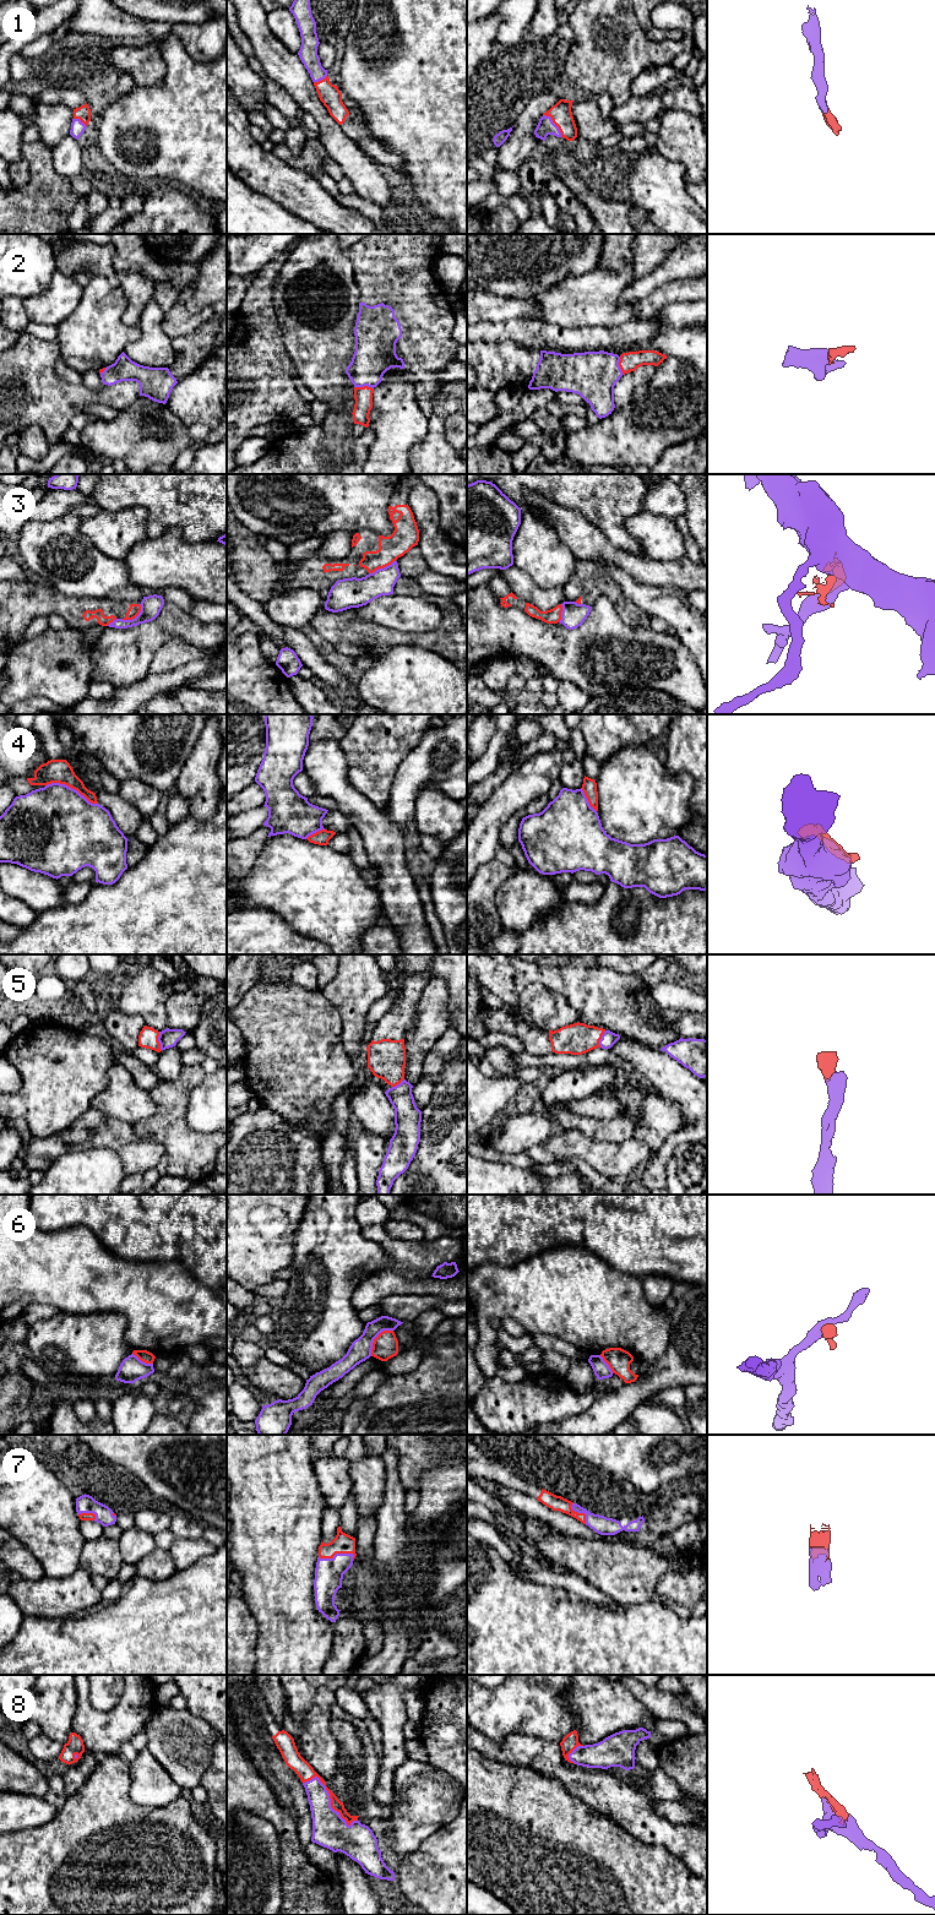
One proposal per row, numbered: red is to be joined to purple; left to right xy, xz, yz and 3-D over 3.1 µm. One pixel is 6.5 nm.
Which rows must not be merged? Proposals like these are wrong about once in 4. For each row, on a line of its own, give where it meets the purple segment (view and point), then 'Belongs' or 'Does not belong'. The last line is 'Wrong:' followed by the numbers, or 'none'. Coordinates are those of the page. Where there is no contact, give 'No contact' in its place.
1: Touches purple at yz (554, 124). Belongs
2: Touches purple at xz (364, 385). Belongs
3: Touches purple at xy (135, 618). Does not belong
4: Touches purple at xy (71, 788). Does not belong
5: Touches purple at xy (158, 1040). Belongs
6: Touches purple at xz (375, 1337). Does not belong
7: Touches purple at xz (336, 1554). Belongs
8: Touches purple at xz (330, 1799). Belongs
Wrong: 3, 4, 6

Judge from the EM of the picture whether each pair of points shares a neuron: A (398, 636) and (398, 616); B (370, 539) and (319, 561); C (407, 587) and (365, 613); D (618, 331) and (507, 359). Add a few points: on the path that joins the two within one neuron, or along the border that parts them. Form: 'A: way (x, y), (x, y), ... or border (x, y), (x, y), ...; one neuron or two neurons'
A: border (371, 621), (403, 631), (428, 631); two neurons
B: way (358, 551), (344, 565), (331, 565); one neuron
C: border (393, 593), (418, 598); two neurons
D: border (512, 339), (525, 347), (539, 351); two neurons

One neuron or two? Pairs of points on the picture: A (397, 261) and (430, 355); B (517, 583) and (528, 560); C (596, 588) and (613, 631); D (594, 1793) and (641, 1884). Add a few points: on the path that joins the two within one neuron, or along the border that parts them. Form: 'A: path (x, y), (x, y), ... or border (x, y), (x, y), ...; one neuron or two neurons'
A: path (412, 283), (412, 315), (418, 321), (423, 332); one neuron
B: border (512, 565), (523, 570), (537, 585), (545, 588); two neurons
C: border (608, 598), (624, 623); two neurons
D: border (582, 1800), (592, 1810), (610, 1817), (630, 1833); two neurons

